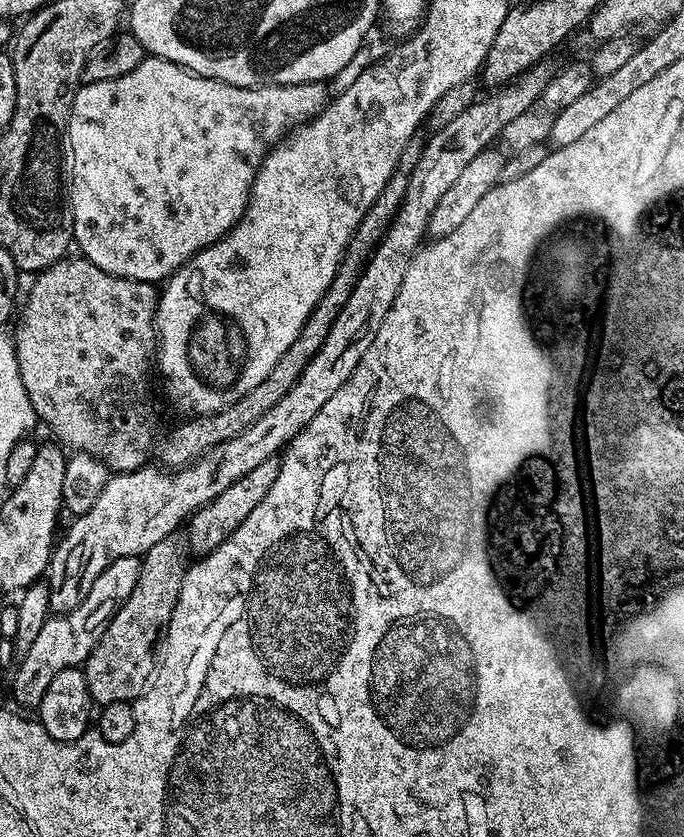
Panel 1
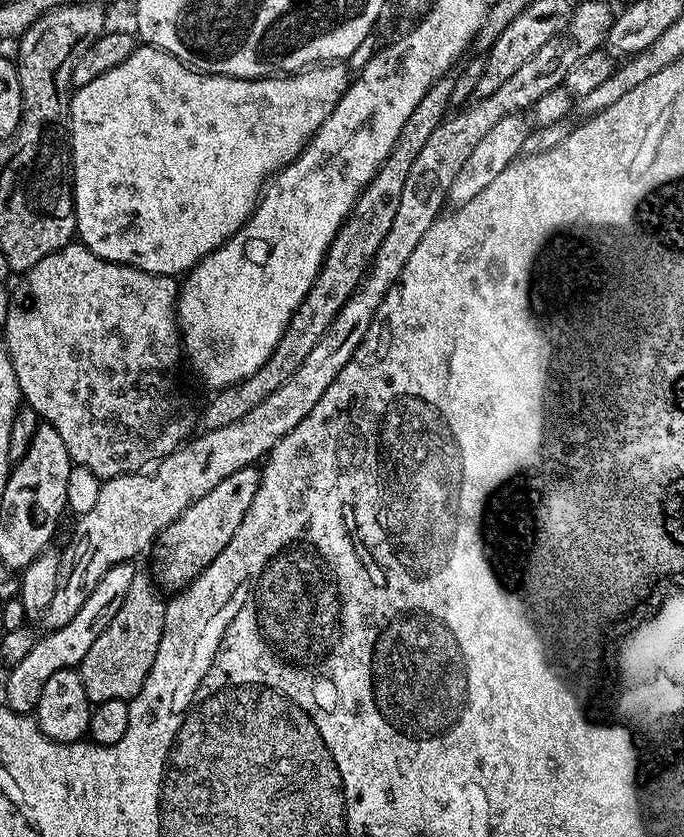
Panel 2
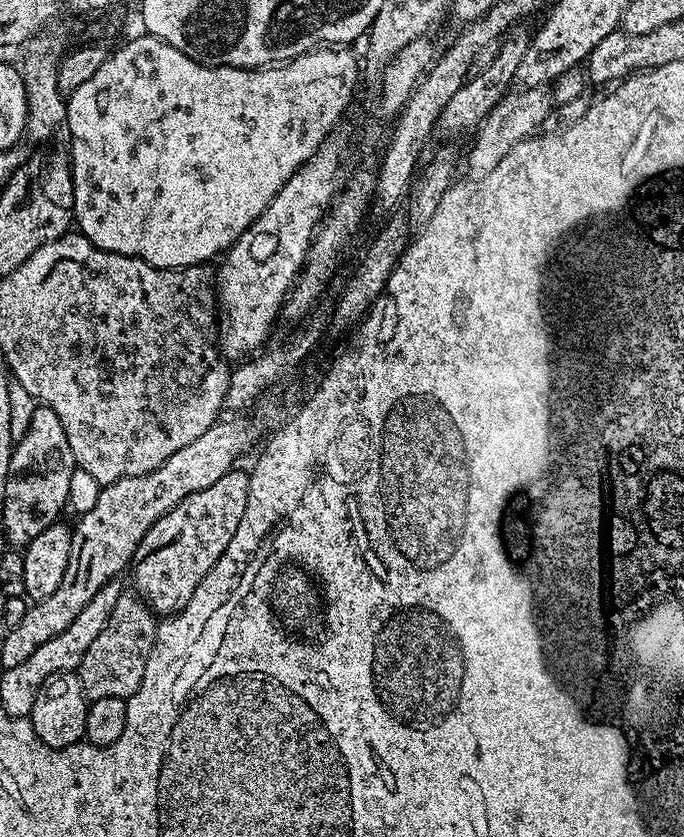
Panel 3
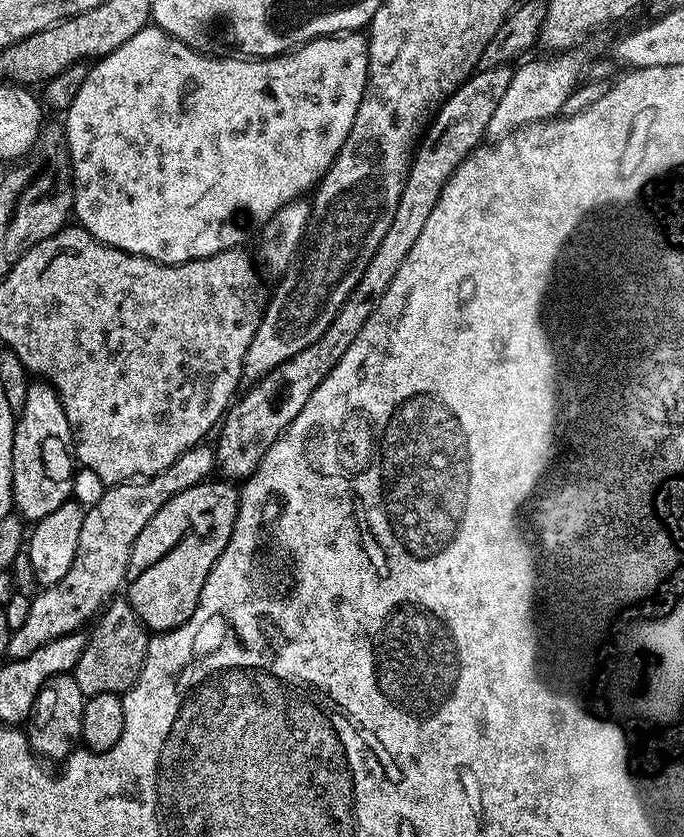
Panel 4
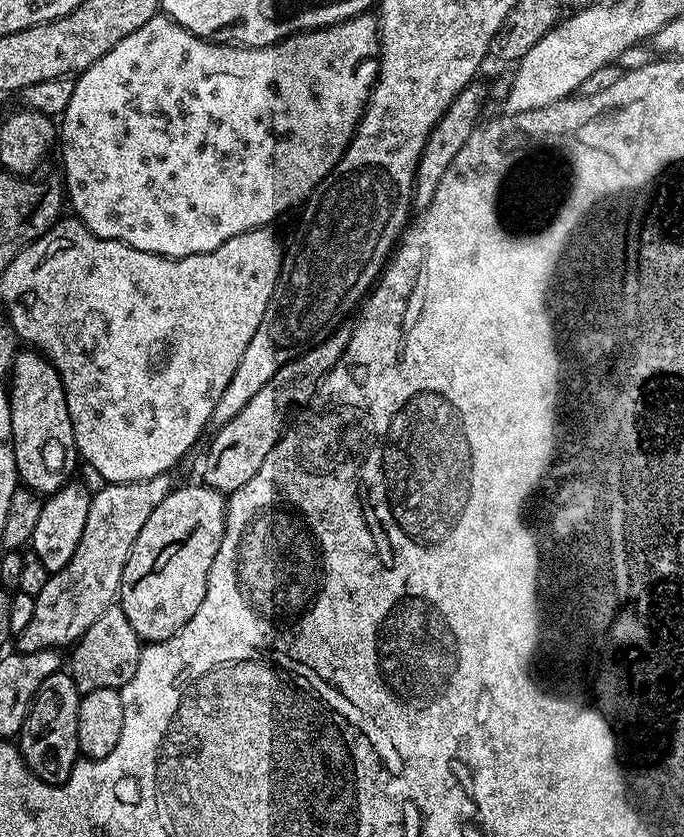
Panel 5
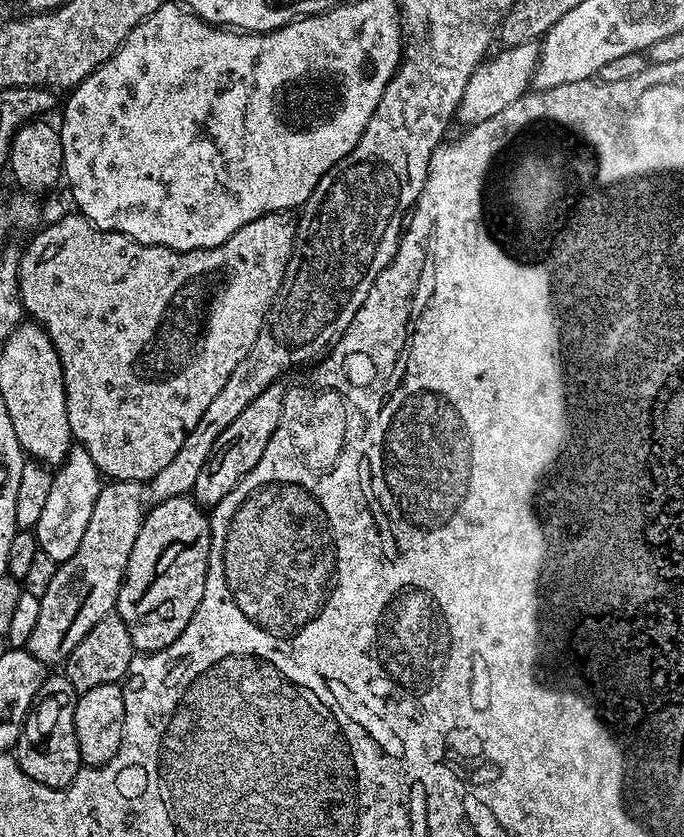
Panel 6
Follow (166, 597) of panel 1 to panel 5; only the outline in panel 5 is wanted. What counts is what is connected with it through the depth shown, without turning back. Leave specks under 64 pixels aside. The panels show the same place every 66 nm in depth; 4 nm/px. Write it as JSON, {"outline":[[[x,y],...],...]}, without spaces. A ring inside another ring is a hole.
{"outline":[[[119,606],[102,610],[102,615],[94,621],[94,626],[90,626],[90,630],[86,630],[86,634],[82,634],[82,638],[77,640],[71,649],[73,652],[70,675],[74,686],[78,686],[78,690],[82,694],[90,690],[110,690],[111,688],[118,690],[122,686],[126,686],[126,682],[130,682],[130,678],[134,678],[134,670],[138,670],[141,647],[140,635],[136,633],[134,626],[130,626],[130,618],[126,618],[126,614]]]}

